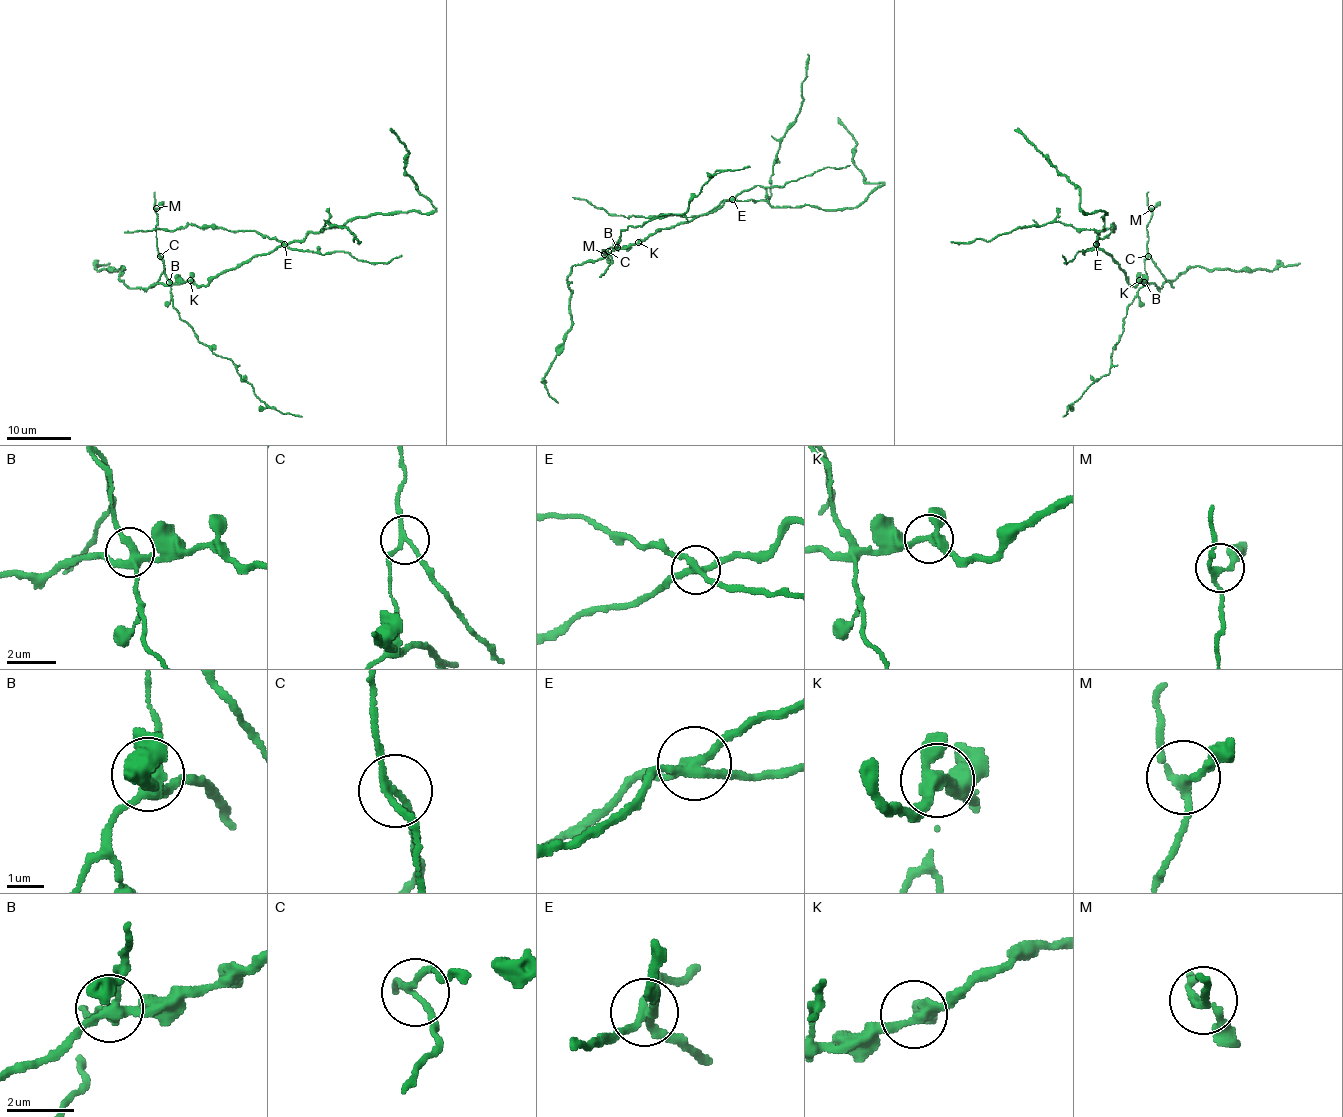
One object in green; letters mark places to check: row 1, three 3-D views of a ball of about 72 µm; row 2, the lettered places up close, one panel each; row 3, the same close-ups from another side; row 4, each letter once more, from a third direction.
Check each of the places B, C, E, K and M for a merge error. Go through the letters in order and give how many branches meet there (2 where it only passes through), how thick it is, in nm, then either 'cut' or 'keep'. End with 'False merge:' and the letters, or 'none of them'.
B: 4 | 320 nm | cut
C: 3 | 160 nm | cut
E: 4 | 260 nm | cut
K: 3 | 280 nm | keep
M: 3 | 190 nm | keep
False merge: B, C, E

